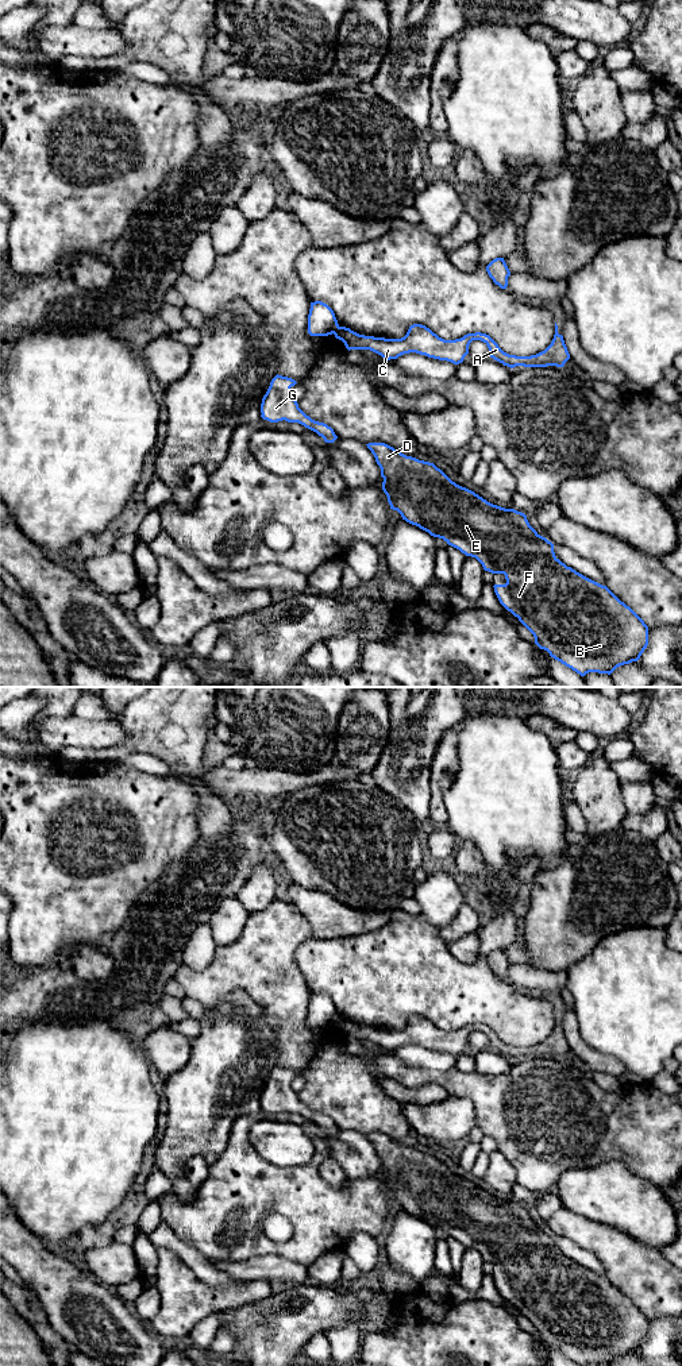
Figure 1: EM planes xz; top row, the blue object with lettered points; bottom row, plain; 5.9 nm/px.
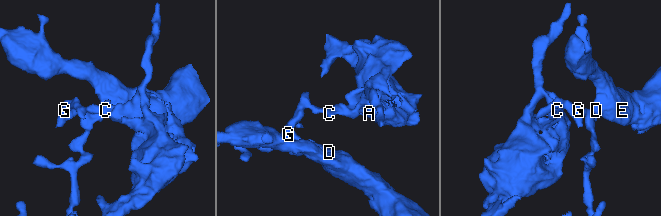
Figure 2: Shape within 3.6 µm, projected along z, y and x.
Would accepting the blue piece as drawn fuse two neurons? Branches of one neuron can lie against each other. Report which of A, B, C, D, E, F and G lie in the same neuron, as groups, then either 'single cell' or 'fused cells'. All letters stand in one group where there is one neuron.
A C / B D E F G | fused cells

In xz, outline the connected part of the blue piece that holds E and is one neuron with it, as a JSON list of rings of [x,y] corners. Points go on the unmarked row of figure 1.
[[[385,1134],[366,1137],[381,1159],[382,1181],[390,1200],[397,1201],[406,1213],[434,1228],[443,1230],[466,1247],[475,1249],[485,1262],[504,1265],[506,1274],[494,1276],[494,1284],[500,1294],[533,1326],[535,1335],[540,1340],[579,1366],[589,1363],[610,1366],[617,1358],[640,1350],[648,1336],[648,1317],[644,1312],[606,1277],[562,1254],[555,1247],[554,1235],[529,1216],[524,1204],[488,1193],[474,1182],[452,1173],[434,1154],[406,1147]]]

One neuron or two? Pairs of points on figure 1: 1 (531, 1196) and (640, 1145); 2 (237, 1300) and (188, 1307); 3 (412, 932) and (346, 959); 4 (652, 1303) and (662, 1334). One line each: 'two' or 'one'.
1: two
2: one
3: one
4: two

